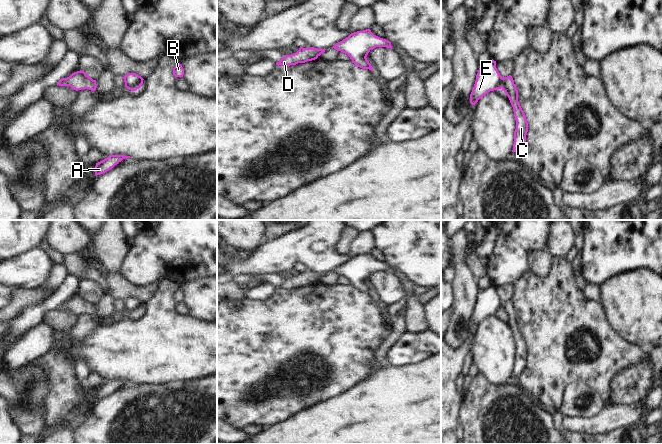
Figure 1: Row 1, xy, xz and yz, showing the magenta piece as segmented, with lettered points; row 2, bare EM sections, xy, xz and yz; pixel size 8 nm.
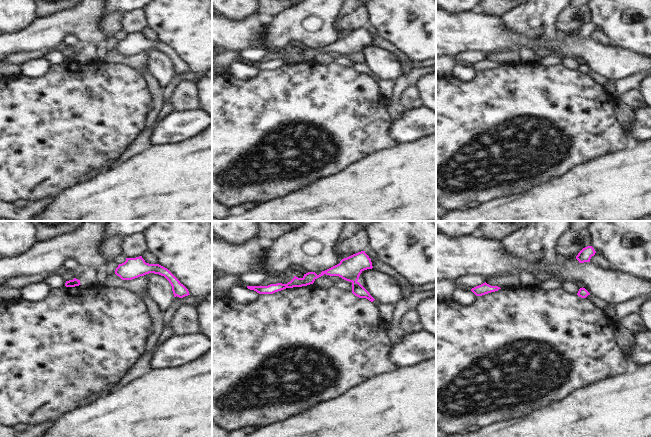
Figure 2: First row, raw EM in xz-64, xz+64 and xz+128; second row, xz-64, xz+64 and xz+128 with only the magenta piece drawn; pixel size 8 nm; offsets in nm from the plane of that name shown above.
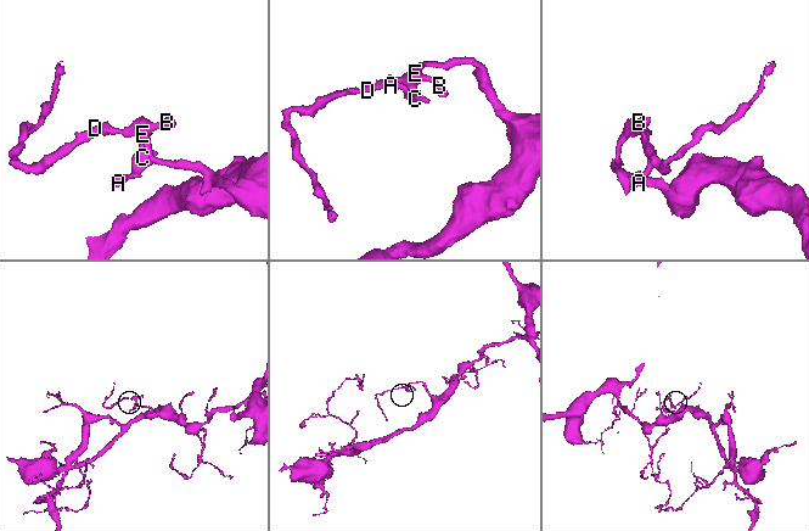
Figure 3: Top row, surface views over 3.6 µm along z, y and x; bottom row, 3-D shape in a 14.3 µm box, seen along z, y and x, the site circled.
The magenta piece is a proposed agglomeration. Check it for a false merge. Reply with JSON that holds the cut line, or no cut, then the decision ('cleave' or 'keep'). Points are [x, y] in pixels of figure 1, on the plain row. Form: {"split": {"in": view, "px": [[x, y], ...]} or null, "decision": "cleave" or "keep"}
{"split": null, "decision": "keep"}

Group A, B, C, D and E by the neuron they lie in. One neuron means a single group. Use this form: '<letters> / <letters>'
A B C D E

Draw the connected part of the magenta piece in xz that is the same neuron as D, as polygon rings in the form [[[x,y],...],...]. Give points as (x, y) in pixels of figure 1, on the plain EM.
[[[300,270],[299,274],[291,279],[284,279],[284,281],[276,287],[276,289],[290,290],[298,287],[305,287],[317,283],[326,273],[318,273],[314,271],[303,272]]]

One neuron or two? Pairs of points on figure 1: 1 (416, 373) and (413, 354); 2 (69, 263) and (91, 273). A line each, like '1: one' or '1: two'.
1: two
2: one

